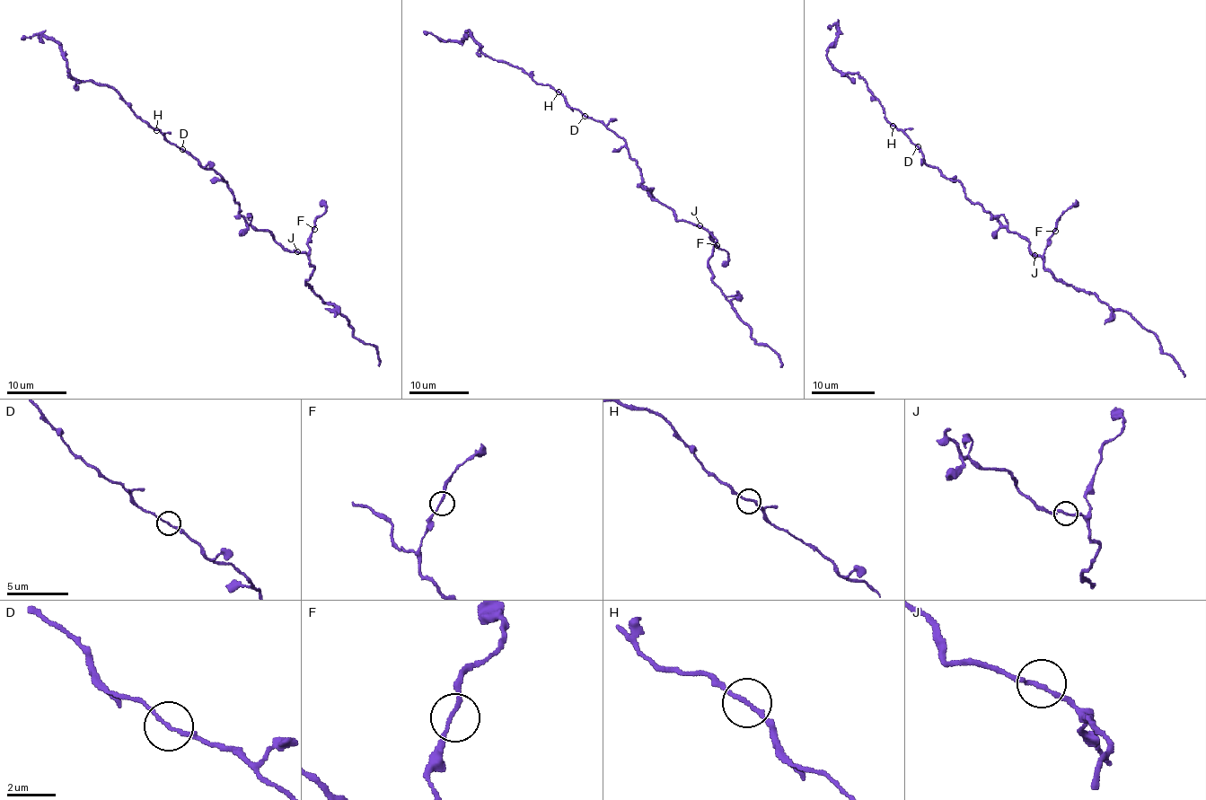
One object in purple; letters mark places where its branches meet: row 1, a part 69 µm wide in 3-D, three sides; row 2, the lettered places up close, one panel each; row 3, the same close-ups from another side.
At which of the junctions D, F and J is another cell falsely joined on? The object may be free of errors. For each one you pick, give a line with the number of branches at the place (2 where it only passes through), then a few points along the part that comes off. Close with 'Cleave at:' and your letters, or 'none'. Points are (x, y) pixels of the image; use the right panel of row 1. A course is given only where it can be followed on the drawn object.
Cleave at: none

